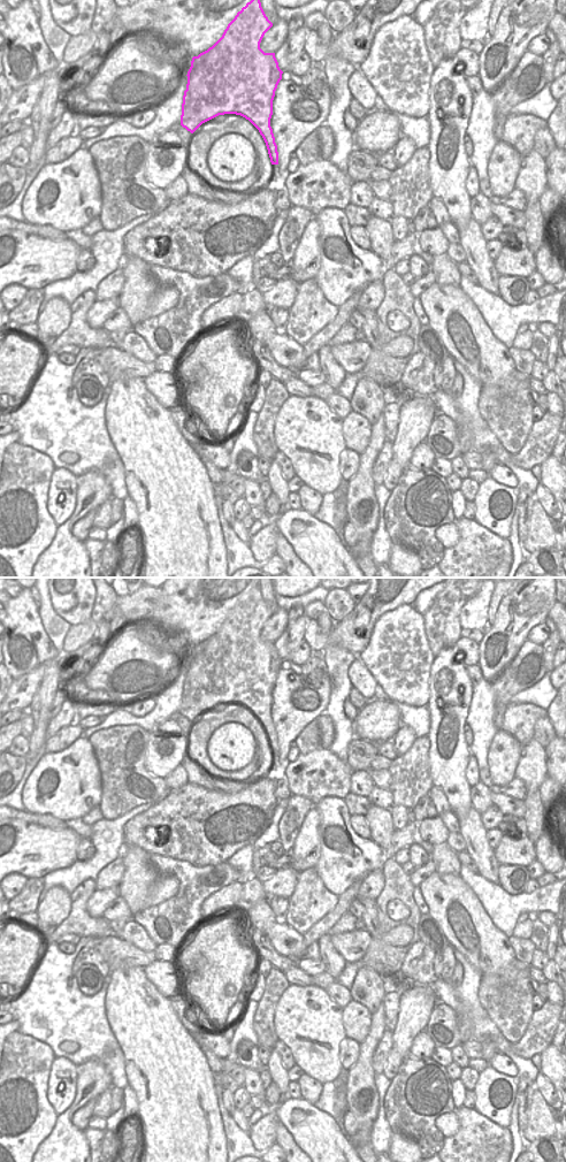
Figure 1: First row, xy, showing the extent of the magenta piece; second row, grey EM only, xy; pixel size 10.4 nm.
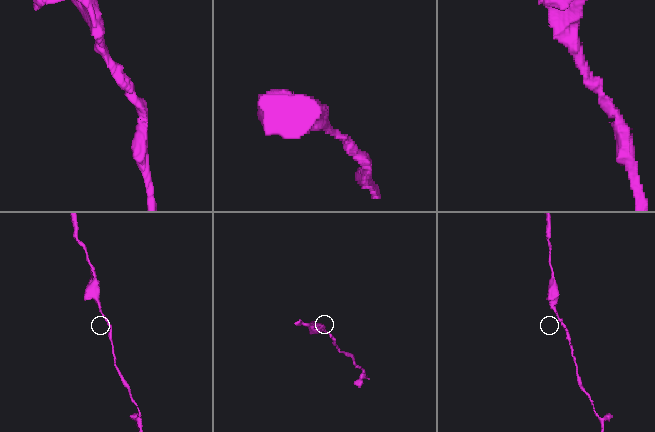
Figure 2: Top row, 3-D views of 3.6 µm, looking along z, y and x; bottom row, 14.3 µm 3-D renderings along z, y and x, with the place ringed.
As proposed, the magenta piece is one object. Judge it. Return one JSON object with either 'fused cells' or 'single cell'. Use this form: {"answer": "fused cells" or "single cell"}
{"answer": "fused cells"}

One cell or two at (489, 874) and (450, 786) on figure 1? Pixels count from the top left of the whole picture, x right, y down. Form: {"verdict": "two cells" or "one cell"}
{"verdict": "two cells"}

